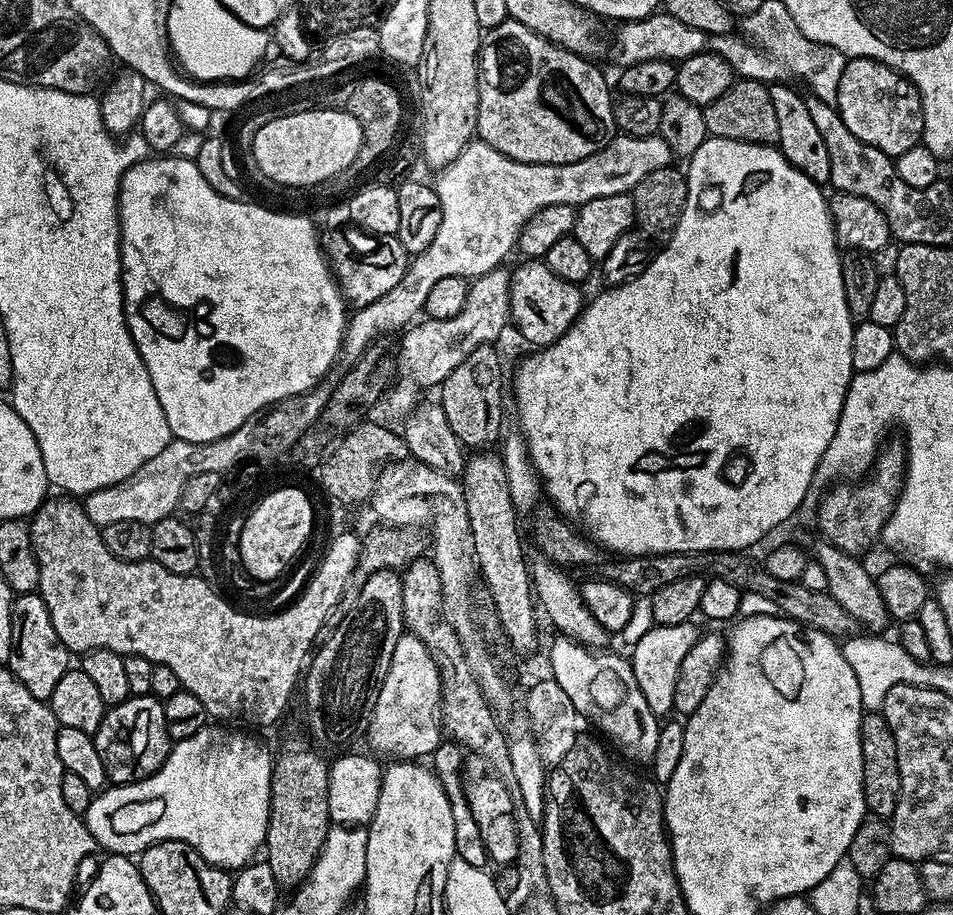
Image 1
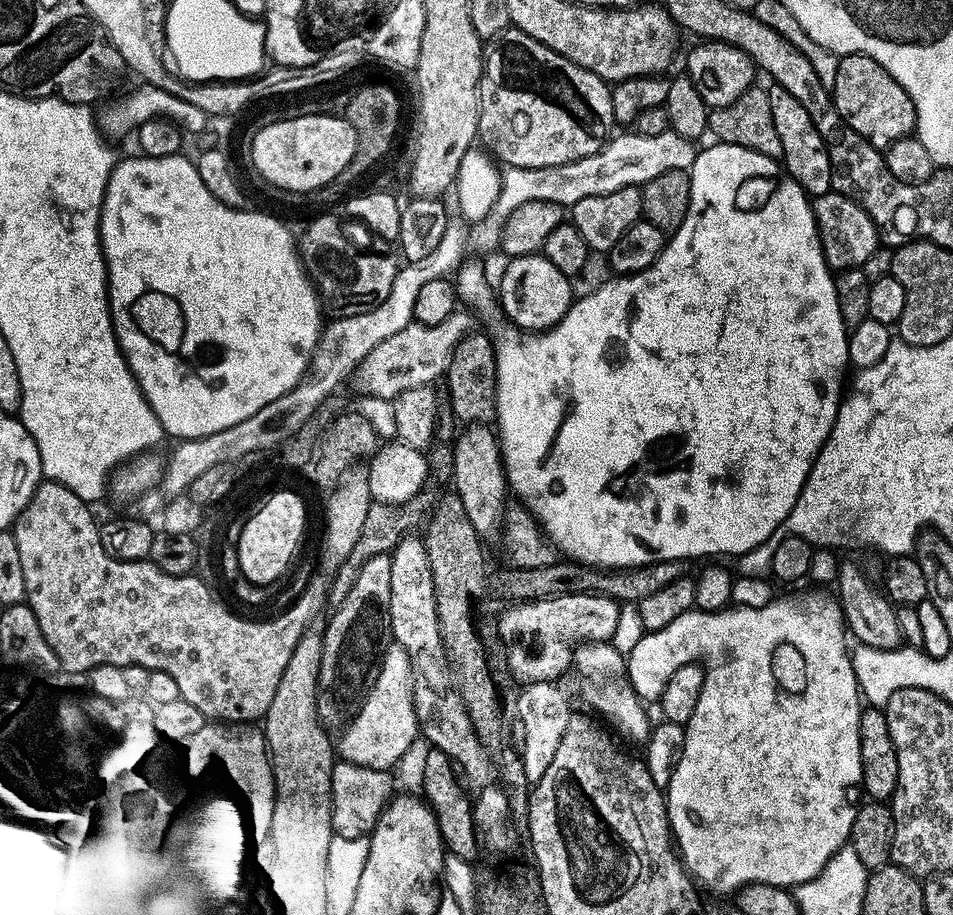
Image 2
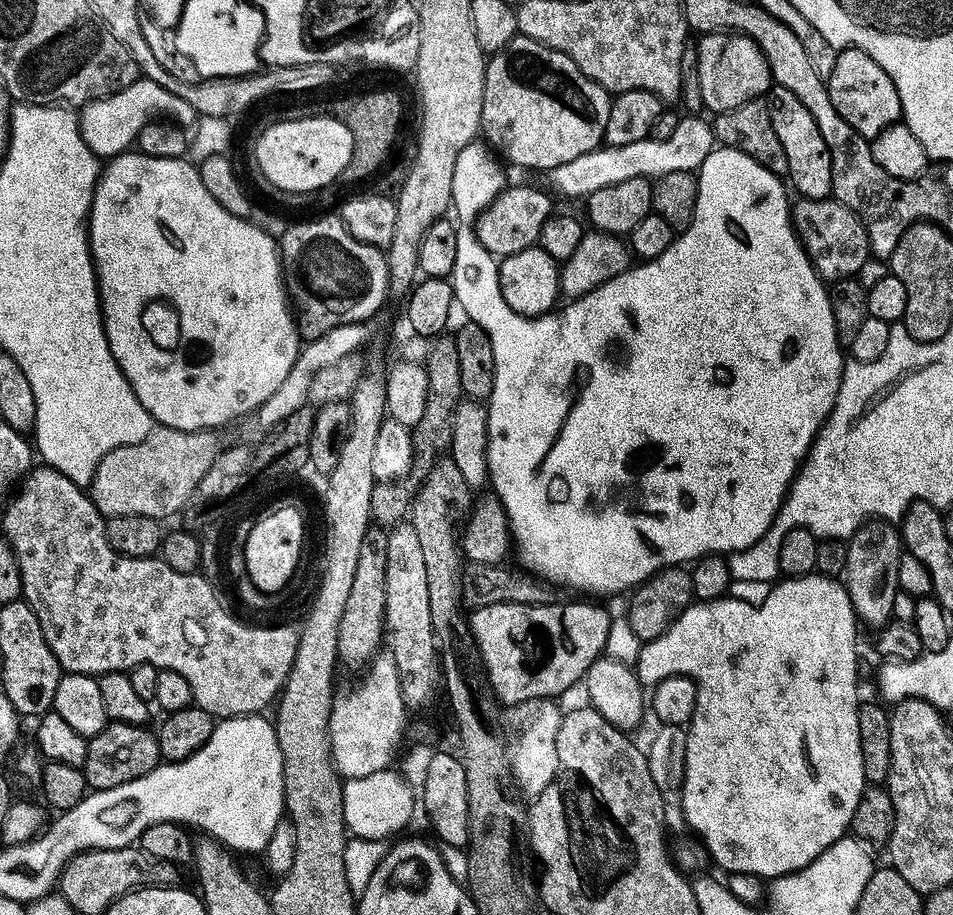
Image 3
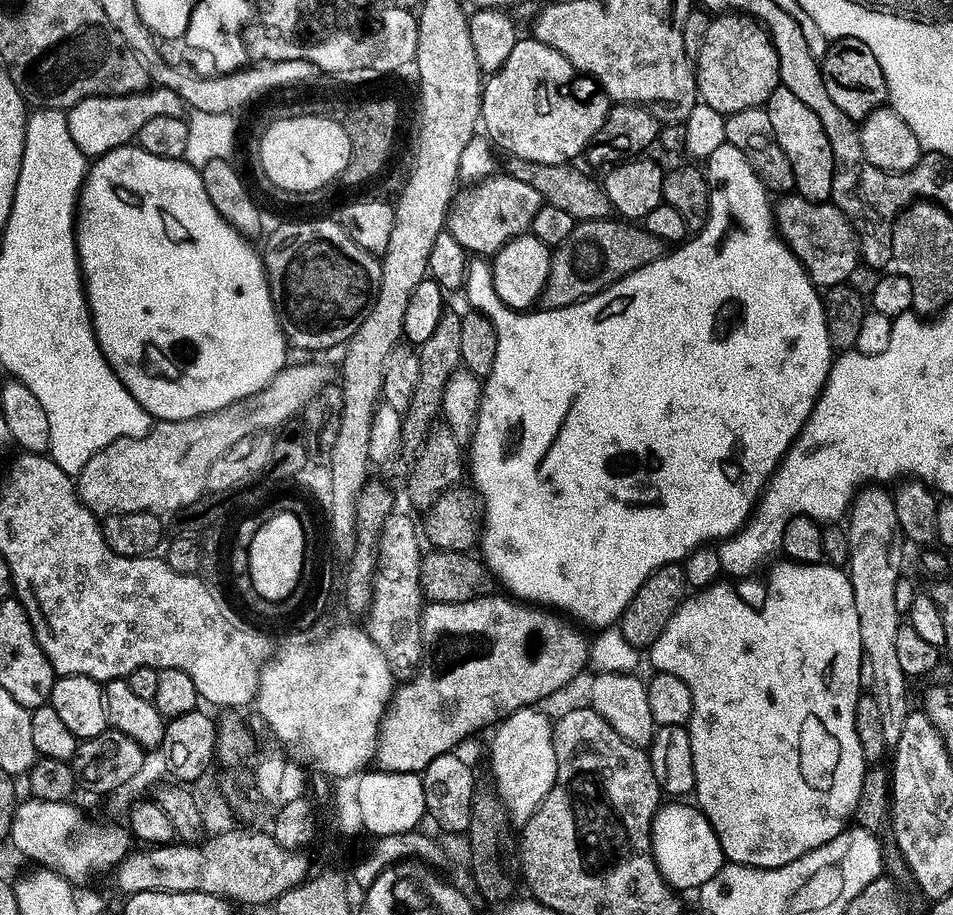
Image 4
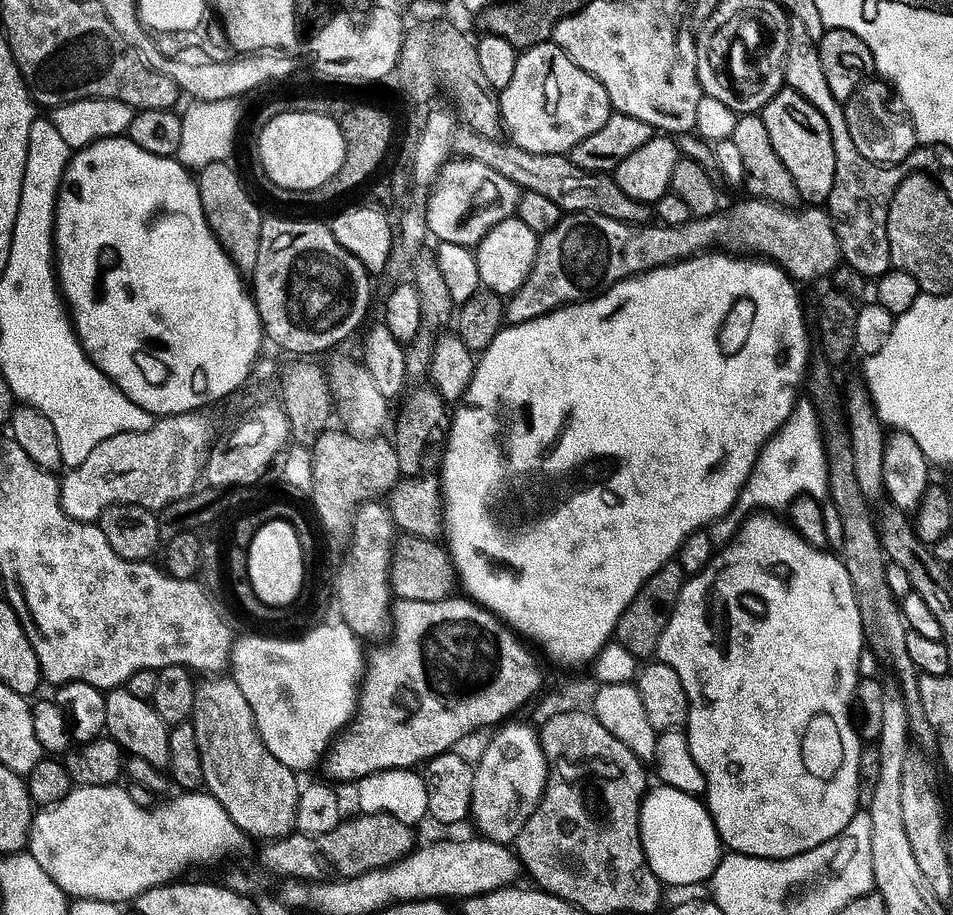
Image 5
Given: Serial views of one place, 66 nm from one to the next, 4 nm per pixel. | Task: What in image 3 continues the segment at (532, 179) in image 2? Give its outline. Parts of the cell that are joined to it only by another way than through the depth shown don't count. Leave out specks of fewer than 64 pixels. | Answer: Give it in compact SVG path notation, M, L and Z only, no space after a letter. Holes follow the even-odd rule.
M696 114L681 119L674 136L665 141L649 138L642 142L634 142L634 146L622 146L621 148L601 146L595 152L586 154L582 158L574 158L574 162L566 162L566 166L552 169L550 173L552 184L564 196L587 198L594 195L596 191L618 186L619 183L626 183L630 179L651 181L653 178L666 174L699 173L706 158L710 158L710 154L718 147L715 127L699 119L702 118Z

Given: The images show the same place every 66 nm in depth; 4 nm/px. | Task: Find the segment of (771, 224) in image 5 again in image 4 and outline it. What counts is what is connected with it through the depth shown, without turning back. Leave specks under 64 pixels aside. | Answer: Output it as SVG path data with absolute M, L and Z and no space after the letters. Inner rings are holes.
M788 194L775 205L774 219L784 245L796 255L798 262L808 271L812 283L821 290L847 284L853 278L856 267L861 267L860 246L856 229L838 210L836 205L815 204L806 198ZM616 218L577 223L570 238L566 238L566 242L559 244L553 251L550 278L540 296L540 304L548 310L580 304L591 296L605 292L630 274L650 266L661 255L660 240L645 232L643 227Z

